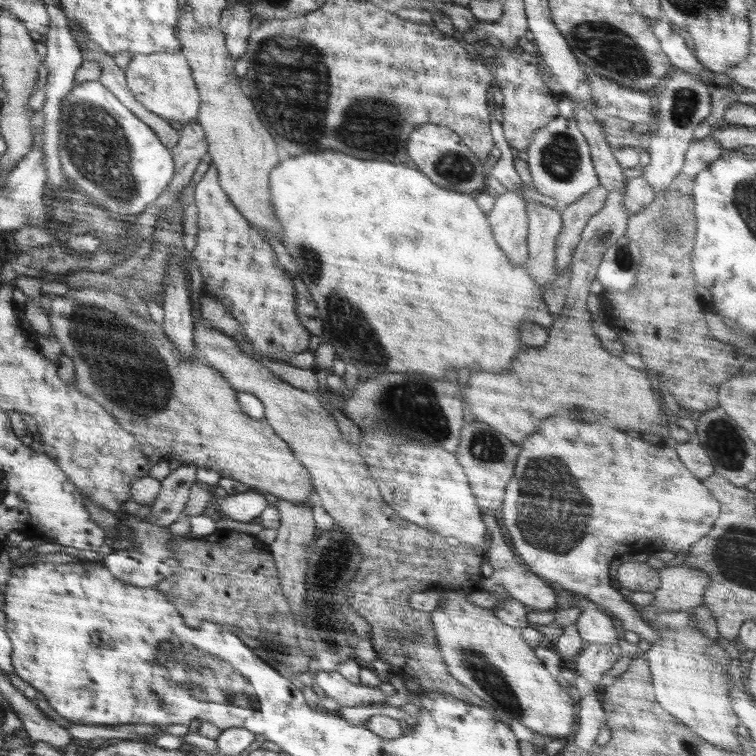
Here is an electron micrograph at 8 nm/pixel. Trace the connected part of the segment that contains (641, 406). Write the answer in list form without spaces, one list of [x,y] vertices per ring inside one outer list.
[[[610,191],[604,206],[586,223],[571,258],[572,270],[570,282],[565,287],[565,305],[561,317],[556,320],[554,318],[553,325],[548,330],[546,348],[528,348],[518,352],[514,356],[516,360],[512,362],[510,374],[474,372],[468,378],[468,386],[462,388],[462,402],[470,406],[470,412],[476,416],[476,420],[496,426],[496,430],[500,430],[516,444],[524,442],[526,436],[536,432],[540,422],[548,418],[546,414],[554,416],[562,408],[562,384],[566,406],[564,410],[592,410],[594,416],[598,414],[606,420],[612,420],[622,430],[660,430],[668,422],[660,412],[660,402],[652,394],[648,376],[640,370],[630,368],[622,362],[622,358],[618,360],[618,357],[602,348],[600,339],[592,329],[591,313],[587,310],[590,284],[603,254],[627,231],[629,212],[623,198],[624,194],[620,191]]]

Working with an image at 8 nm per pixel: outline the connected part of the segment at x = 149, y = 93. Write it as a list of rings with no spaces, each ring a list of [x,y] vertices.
[[[181,50],[135,55],[126,68],[125,78],[135,99],[164,120],[186,125],[193,118],[197,118],[201,103],[198,86]]]

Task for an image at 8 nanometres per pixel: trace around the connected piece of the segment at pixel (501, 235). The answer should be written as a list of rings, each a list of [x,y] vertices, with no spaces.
[[[507,191],[495,195],[494,207],[487,214],[497,245],[510,262],[520,265],[526,262],[528,256],[527,232],[530,222],[526,205],[527,201],[522,195]]]

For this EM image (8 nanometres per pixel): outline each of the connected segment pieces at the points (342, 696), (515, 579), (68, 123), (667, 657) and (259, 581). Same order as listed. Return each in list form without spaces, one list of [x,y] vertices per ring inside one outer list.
[[[337,670],[330,672],[316,671],[316,689],[333,698],[341,706],[360,706],[382,702],[387,696],[378,687],[352,684]]]
[[[494,511],[482,513],[482,521],[486,525],[486,531],[492,535],[489,546],[485,548],[484,553],[488,556],[488,564],[494,568],[494,572],[490,577],[484,577],[482,581],[483,590],[492,593],[497,586],[503,586],[503,589],[506,590],[511,598],[522,602],[531,610],[555,613],[559,609],[554,590],[550,587],[548,581],[534,574],[529,569],[529,566],[522,562],[516,553],[510,550],[510,546],[506,544],[504,536],[501,534],[495,513]]]
[[[86,81],[75,84],[72,90],[62,99],[60,105],[60,141],[58,143],[57,155],[62,167],[62,172],[74,186],[85,192],[92,202],[99,207],[108,209],[118,216],[133,219],[139,215],[151,202],[154,202],[160,193],[168,186],[175,173],[175,164],[171,149],[166,148],[158,139],[154,131],[150,129],[142,120],[140,120],[129,108],[126,108],[108,88],[101,84],[100,81]]]
[[[692,611],[664,612],[650,623],[663,634],[651,643],[644,657],[652,672],[652,684],[656,700],[674,718],[690,726],[698,736],[712,744],[720,744],[728,752],[740,752],[738,748],[738,716],[732,710],[730,680],[720,665],[710,660],[707,648],[715,639],[704,635],[692,620]]]
[[[217,530],[212,536],[197,540],[204,540],[210,544],[206,560],[202,558],[192,558],[190,562],[186,558],[179,560],[179,567],[175,573],[154,586],[170,599],[184,623],[189,627],[200,628],[202,620],[210,620],[210,623],[234,626],[238,628],[236,632],[244,632],[254,638],[280,636],[280,644],[284,644],[287,648],[297,646],[296,621],[291,617],[290,606],[283,593],[270,547],[257,537],[238,533],[236,530],[228,532]]]

